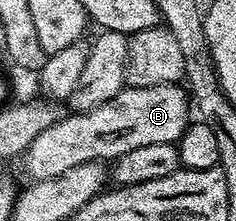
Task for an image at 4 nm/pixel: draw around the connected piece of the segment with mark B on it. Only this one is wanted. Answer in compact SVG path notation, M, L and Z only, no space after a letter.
M157 84L153 88L127 86L107 103L89 111L68 113L45 128L22 155L23 170L31 182L49 180L77 168L77 164L116 160L147 144L178 143L189 125L189 94L179 84Z

